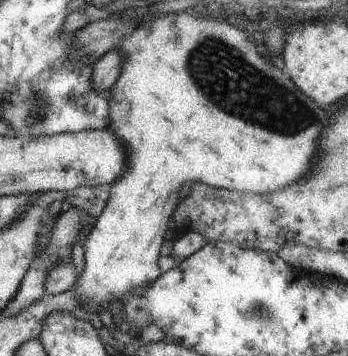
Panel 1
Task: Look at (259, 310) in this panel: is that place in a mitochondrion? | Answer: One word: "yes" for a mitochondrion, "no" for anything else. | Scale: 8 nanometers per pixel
yes

